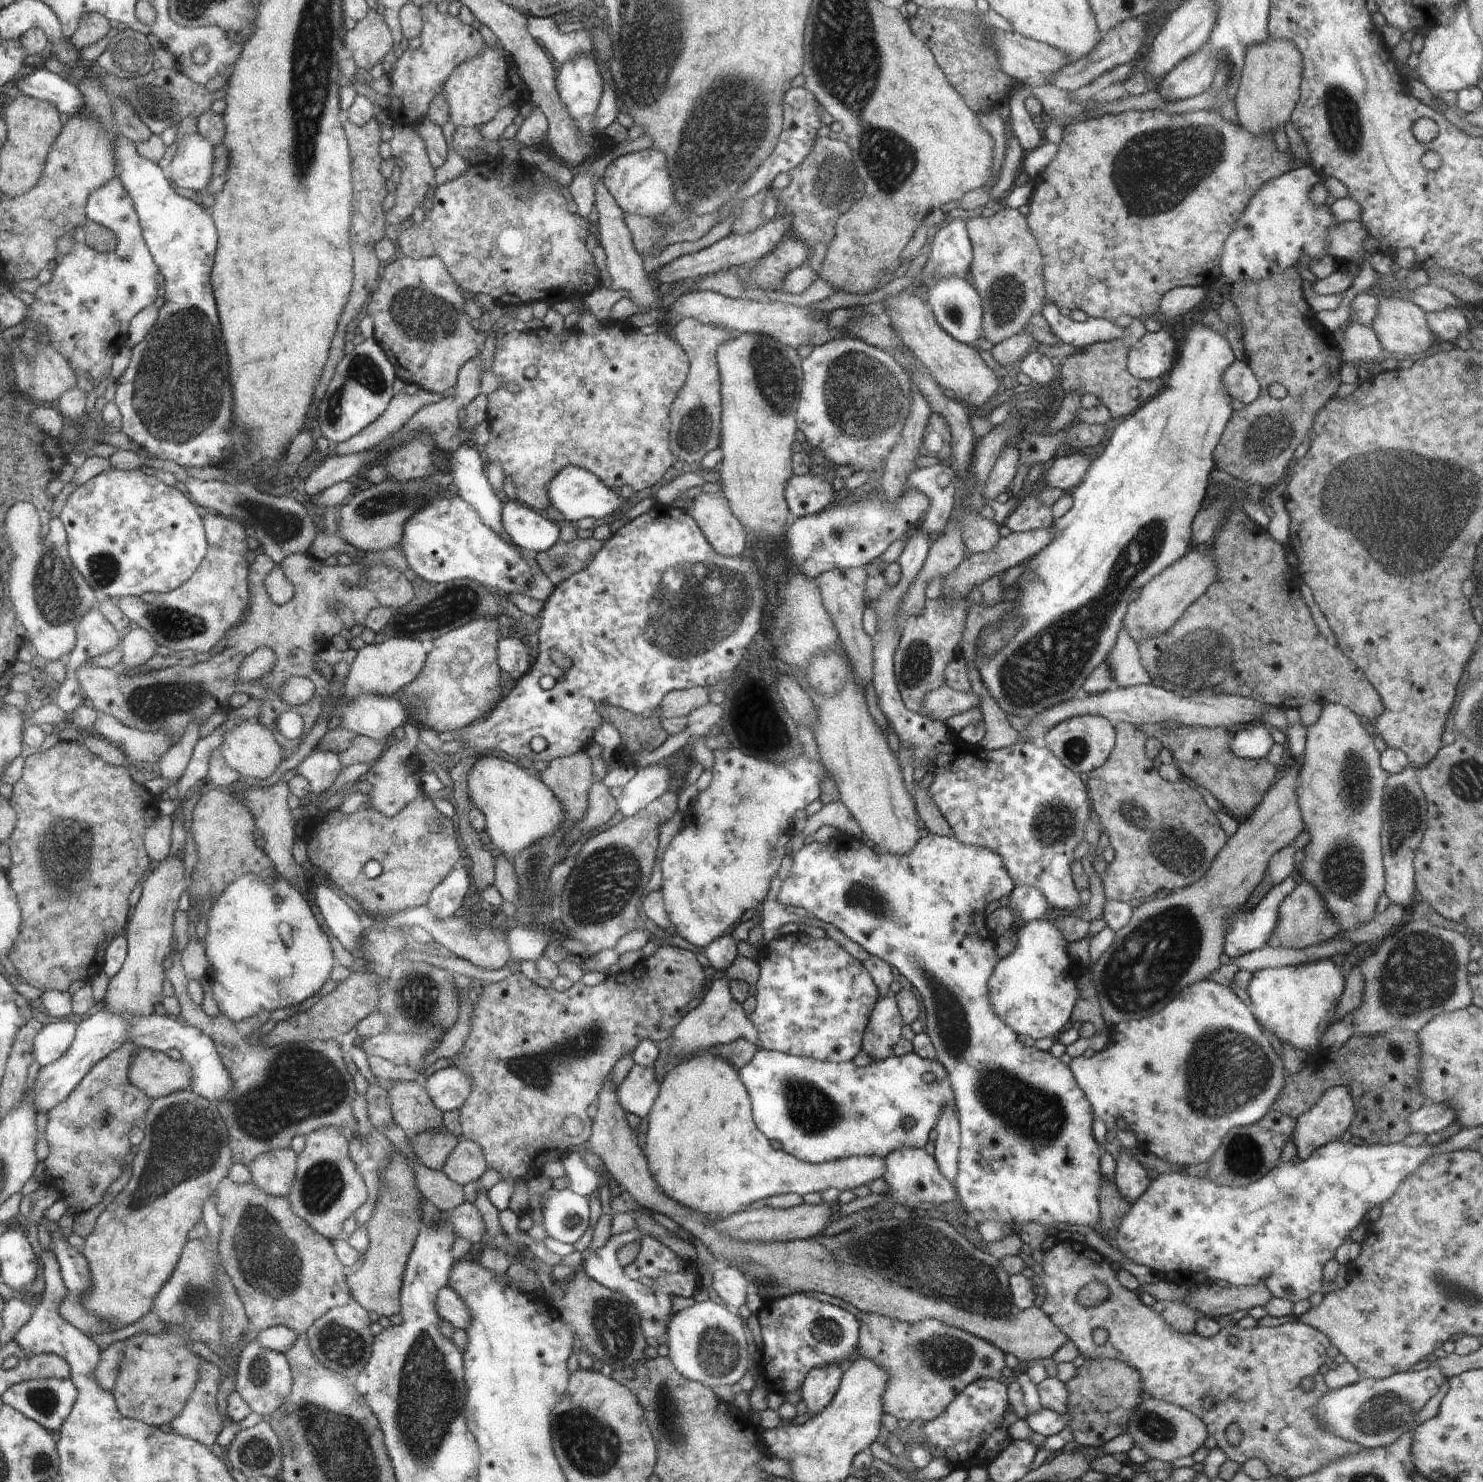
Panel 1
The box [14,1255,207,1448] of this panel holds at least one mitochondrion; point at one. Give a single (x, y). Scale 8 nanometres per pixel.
(46, 1401)

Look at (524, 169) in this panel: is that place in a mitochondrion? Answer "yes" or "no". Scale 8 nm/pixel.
no

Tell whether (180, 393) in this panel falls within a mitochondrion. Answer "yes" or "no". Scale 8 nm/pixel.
yes

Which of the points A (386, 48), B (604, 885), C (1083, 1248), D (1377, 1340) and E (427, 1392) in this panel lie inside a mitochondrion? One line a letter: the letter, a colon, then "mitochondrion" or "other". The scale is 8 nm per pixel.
A: other
B: mitochondrion
C: other
D: other
E: mitochondrion

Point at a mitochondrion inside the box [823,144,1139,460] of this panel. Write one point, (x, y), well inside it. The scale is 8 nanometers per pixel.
(1006, 295)

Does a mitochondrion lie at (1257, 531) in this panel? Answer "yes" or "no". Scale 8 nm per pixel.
no

